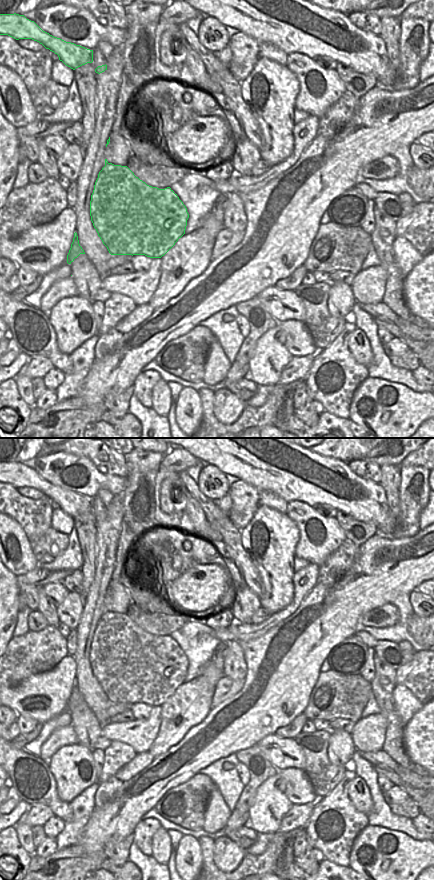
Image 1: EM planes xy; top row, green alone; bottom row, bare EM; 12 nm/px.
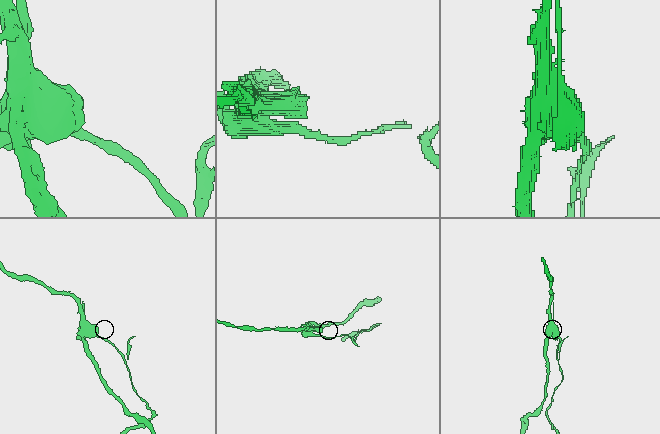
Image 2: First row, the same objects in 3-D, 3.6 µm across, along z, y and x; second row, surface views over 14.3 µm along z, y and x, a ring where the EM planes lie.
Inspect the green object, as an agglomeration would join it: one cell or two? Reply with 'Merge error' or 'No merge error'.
Merge error

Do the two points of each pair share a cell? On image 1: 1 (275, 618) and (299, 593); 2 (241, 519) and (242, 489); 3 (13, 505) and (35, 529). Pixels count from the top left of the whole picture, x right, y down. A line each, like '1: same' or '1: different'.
1: same
2: same
3: same

